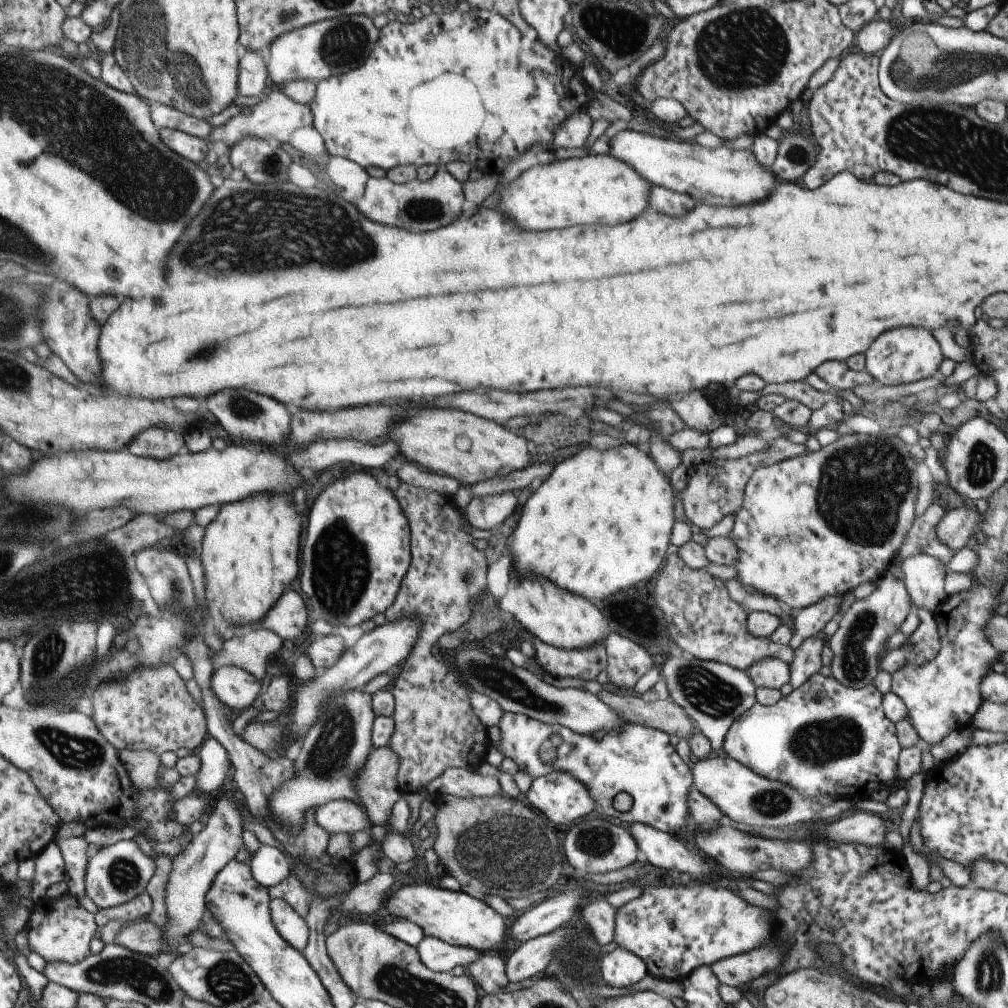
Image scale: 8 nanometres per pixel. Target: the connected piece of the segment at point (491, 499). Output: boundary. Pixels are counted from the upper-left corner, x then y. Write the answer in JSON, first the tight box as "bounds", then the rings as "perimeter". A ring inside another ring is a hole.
{"bounds":[466,492,518,530],"perimeter":[[[512,492],[482,496],[482,498],[474,498],[466,506],[466,514],[474,528],[492,530],[494,526],[500,526],[514,512],[516,504],[518,504],[518,498]]]}

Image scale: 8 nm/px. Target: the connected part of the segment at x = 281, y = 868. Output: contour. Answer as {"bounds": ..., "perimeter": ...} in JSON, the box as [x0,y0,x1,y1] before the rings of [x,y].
{"bounds":[251,845,290,888],"perimeter":[[[262,845],[251,860],[251,874],[261,886],[270,888],[288,877],[290,860],[278,848]]]}

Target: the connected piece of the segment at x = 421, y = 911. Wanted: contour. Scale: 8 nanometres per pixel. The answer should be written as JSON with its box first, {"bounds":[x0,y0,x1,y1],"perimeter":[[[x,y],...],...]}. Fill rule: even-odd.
{"bounds":[384,882,516,956],"perimeter":[[[437,882],[418,885],[398,884],[394,896],[389,897],[384,909],[390,918],[412,921],[422,927],[424,935],[434,936],[450,945],[475,949],[478,953],[495,952],[504,956],[516,950],[509,937],[510,924],[484,901],[466,892],[443,890]]]}

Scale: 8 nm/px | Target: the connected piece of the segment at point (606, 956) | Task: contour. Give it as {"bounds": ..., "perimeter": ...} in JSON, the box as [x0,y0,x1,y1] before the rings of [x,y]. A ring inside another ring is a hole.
{"bounds":[599,949,647,988],"perimeter":[[[608,949],[599,960],[600,976],[612,988],[627,988],[647,976],[644,960],[628,949]]]}

